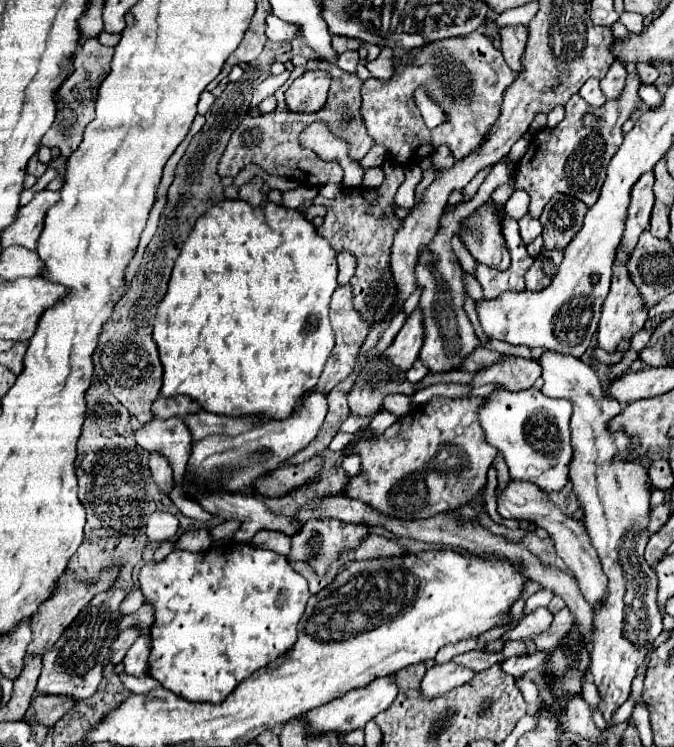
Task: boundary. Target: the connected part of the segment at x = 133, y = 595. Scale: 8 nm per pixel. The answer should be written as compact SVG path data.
M130 592L126 598L124 598L124 602L120 604L120 610L122 610L122 614L130 614L130 612L136 612L140 606L142 606L142 594L140 592Z

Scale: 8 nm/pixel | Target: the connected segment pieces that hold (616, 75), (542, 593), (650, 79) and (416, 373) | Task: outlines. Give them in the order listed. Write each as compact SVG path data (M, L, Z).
M614 62L612 68L608 70L608 74L600 80L600 88L602 88L604 96L606 96L608 100L618 98L618 96L622 94L622 90L624 90L624 80L626 80L626 70L624 70L624 66L622 66L620 62Z
M542 588L538 590L536 594L532 594L528 600L526 600L526 606L524 606L524 614L530 614L532 610L536 610L538 606L548 606L550 600L552 600L554 592L548 590L548 588Z
M646 62L638 64L638 74L640 74L640 80L644 84L654 84L656 78L658 78L658 70L652 64L646 64Z
M418 360L416 366L412 366L412 370L408 372L408 382L418 384L418 380L424 380L426 378L426 374L428 374L428 368Z

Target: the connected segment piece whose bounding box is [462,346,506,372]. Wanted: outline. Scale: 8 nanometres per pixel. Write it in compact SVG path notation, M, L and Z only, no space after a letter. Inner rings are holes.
M480 346L474 354L470 354L462 366L464 372L476 372L476 370L482 370L486 366L492 366L496 362L502 362L506 358L506 354L500 354L500 352L494 352L494 350L488 350L484 346Z

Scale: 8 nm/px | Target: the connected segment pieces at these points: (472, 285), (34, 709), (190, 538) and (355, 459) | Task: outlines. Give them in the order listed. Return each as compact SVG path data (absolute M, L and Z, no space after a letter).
M464 272L464 282L466 282L467 294L474 300L480 301L484 298L483 290L479 282L467 272Z
M36 696L34 702L30 704L26 714L36 714L36 718L40 718L40 722L44 722L44 726L54 726L54 722L58 722L66 712L70 712L74 708L76 700L70 696Z
M208 528L202 530L194 530L194 532L186 532L178 542L178 550L188 550L188 552L206 552L210 546L214 544Z
M357 454L348 455L344 458L342 466L349 477L355 477L361 471L360 457Z

